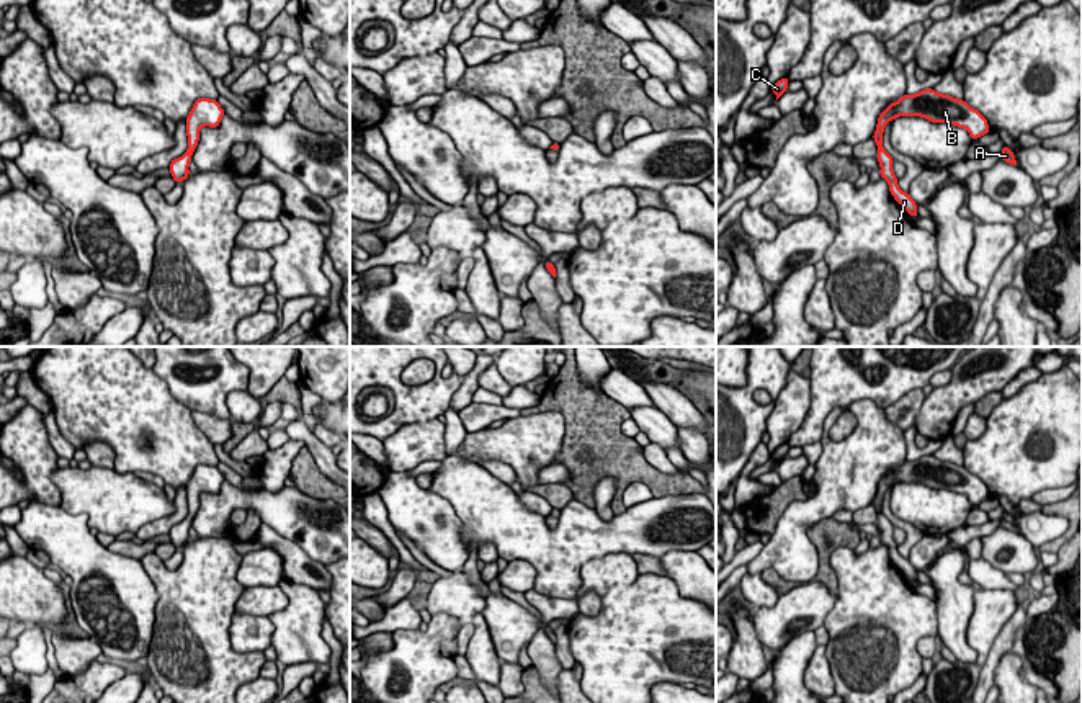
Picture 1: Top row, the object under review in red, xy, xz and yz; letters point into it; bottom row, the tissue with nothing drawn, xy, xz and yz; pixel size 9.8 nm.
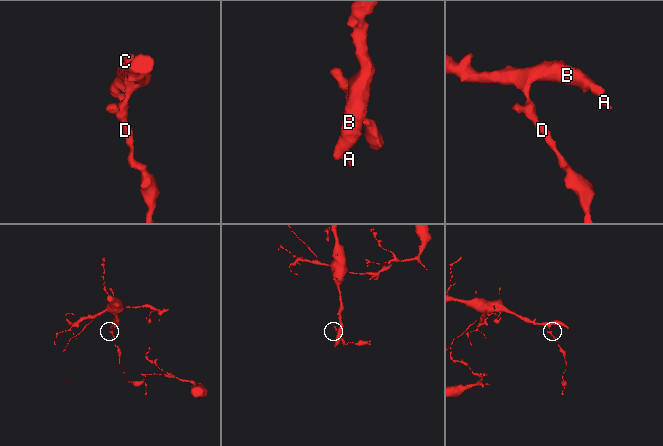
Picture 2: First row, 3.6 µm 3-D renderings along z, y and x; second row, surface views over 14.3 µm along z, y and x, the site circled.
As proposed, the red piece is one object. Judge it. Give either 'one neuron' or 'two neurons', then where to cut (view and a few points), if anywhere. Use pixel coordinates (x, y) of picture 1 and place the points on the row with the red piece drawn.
one neuron; no cut

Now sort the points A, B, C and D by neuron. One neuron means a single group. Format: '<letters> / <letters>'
A B C D

